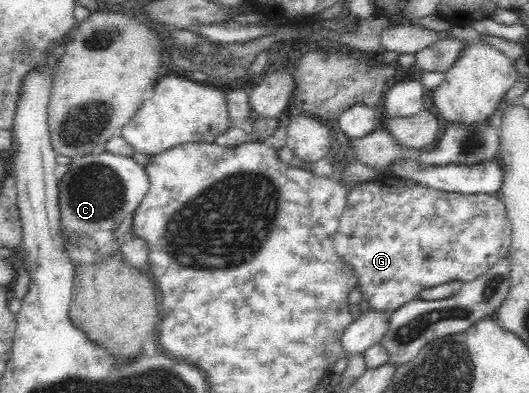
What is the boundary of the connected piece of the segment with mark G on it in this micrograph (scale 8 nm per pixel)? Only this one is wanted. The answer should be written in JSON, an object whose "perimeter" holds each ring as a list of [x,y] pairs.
{"perimeter":[[[379,174],[378,177],[370,181],[356,184],[348,190],[346,195],[346,206],[342,218],[340,219],[340,229],[336,233],[334,239],[334,249],[336,253],[354,267],[354,273],[358,275],[358,283],[362,299],[369,303],[370,309],[377,312],[394,311],[401,305],[406,305],[409,301],[419,297],[419,293],[423,289],[436,287],[449,281],[472,281],[479,275],[486,273],[497,261],[500,261],[509,253],[511,246],[511,236],[509,234],[509,222],[507,220],[507,210],[505,204],[501,201],[497,194],[492,193],[474,193],[464,195],[463,193],[438,191],[436,189],[416,184],[416,182],[400,180],[400,178],[392,178],[392,176]]]}

